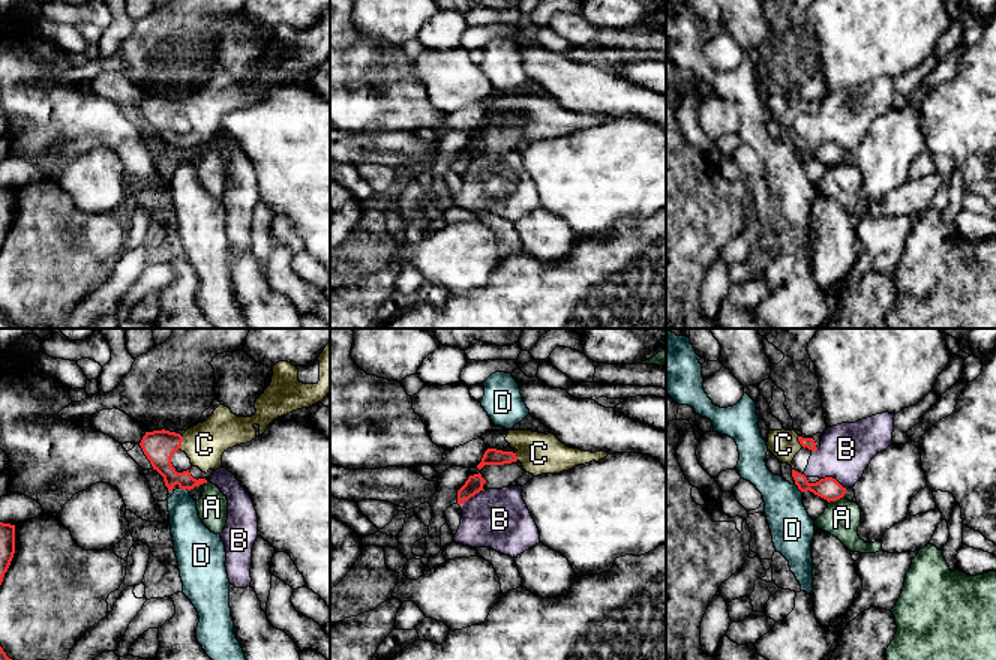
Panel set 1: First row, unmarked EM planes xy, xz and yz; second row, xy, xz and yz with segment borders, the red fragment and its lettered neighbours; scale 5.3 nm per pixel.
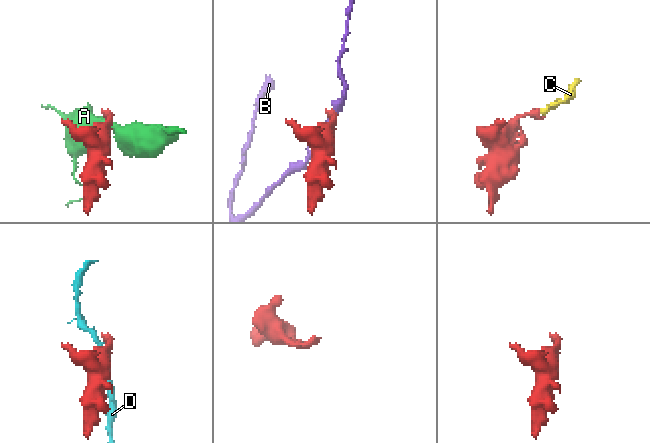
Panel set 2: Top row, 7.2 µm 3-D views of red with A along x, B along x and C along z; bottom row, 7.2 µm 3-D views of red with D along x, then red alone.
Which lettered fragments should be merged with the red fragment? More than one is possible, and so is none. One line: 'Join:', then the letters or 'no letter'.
Join: C

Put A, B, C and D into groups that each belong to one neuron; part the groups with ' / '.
A / B / C / D

